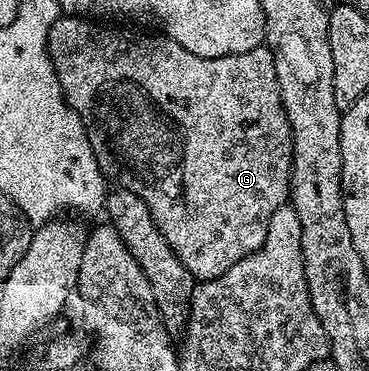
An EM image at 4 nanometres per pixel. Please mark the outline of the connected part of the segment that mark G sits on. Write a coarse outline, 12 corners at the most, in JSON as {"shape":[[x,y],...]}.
{"shape":[[61,17],[105,180],[193,280],[290,199],[272,48],[198,57]]}

